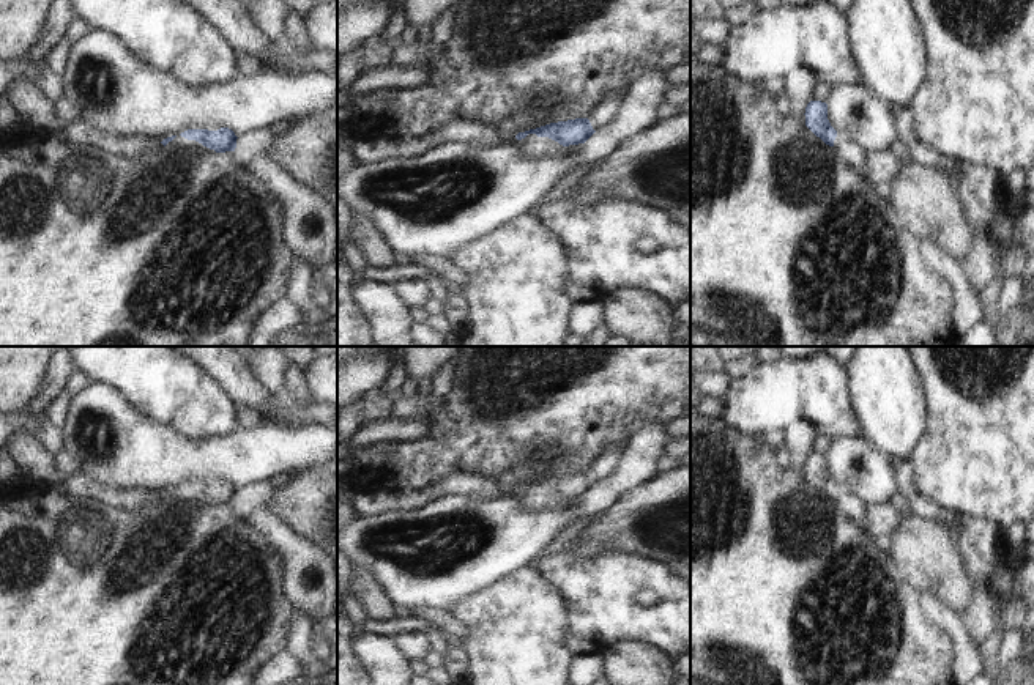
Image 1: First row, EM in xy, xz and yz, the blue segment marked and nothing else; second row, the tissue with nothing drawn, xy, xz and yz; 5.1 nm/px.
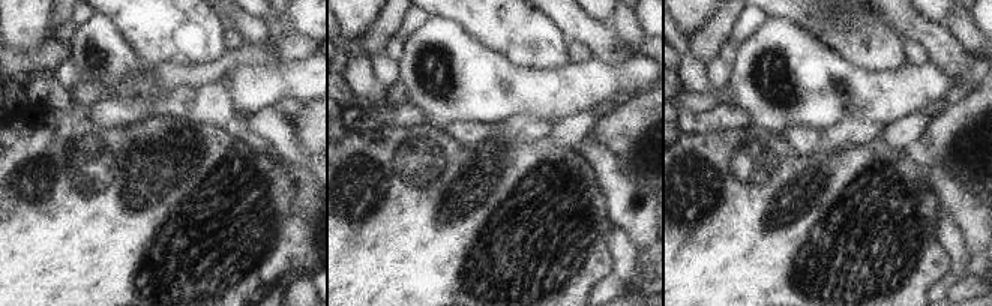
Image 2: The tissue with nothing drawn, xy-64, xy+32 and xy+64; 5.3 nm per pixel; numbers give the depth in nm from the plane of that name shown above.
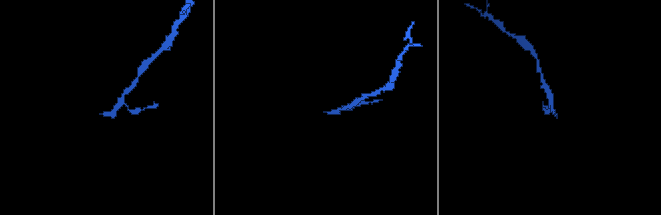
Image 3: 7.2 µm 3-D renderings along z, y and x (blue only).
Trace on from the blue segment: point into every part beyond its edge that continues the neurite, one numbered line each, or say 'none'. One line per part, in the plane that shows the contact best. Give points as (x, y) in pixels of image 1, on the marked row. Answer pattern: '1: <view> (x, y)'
1: xz (536, 145)

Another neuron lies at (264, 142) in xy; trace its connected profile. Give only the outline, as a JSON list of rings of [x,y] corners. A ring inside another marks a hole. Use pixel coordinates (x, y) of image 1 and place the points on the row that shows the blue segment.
[[[273,129],[251,132],[236,139],[235,153],[241,159],[249,161],[262,154],[271,154],[279,146],[281,140],[282,135],[276,134]]]

